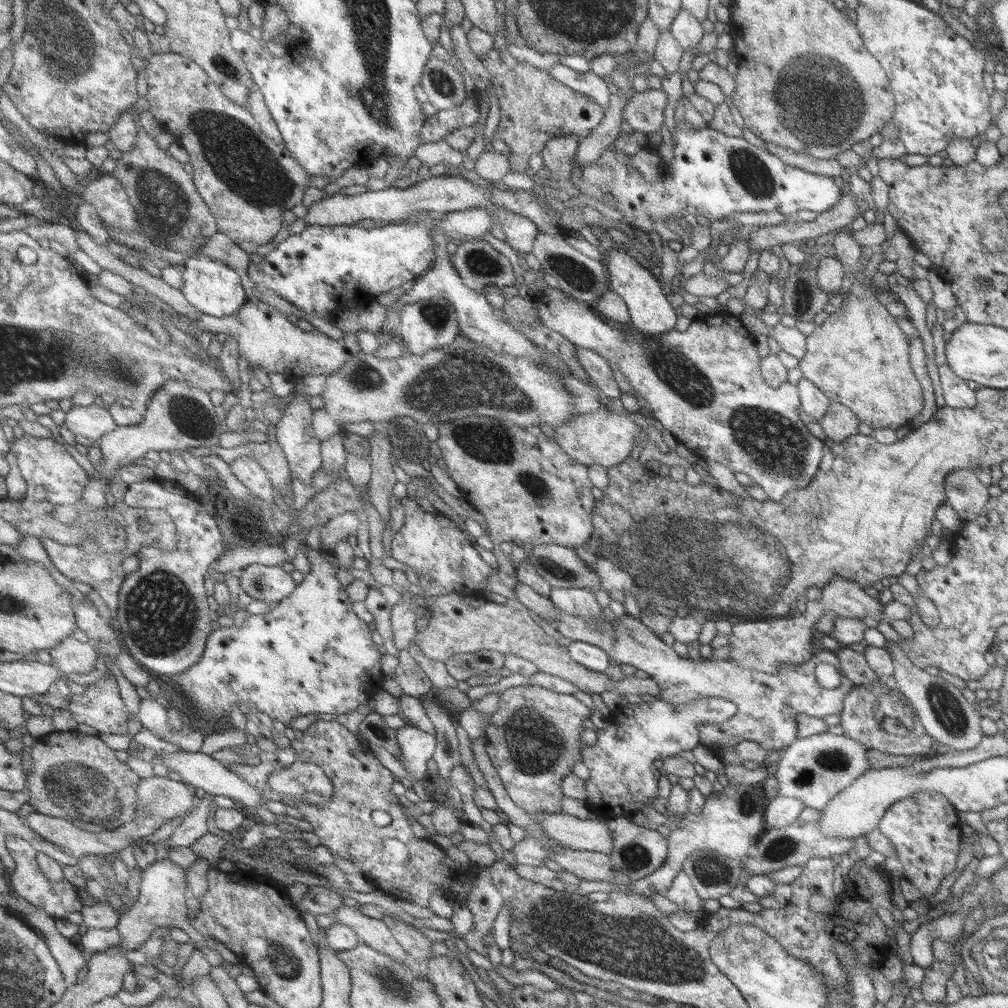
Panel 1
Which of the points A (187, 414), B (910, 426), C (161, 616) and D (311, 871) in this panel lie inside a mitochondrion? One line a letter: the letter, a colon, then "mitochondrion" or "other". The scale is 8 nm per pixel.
A: mitochondrion
B: other
C: mitochondrion
D: other

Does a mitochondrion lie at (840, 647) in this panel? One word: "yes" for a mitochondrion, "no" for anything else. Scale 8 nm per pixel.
no

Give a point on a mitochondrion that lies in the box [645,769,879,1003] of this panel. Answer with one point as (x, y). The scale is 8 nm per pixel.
(709, 870)

